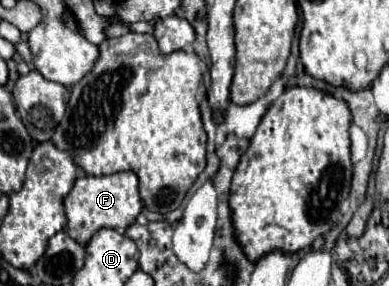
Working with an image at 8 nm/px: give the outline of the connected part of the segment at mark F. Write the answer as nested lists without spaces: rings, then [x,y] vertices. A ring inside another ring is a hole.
[[[117,172],[111,176],[83,176],[75,180],[73,190],[65,196],[65,214],[67,214],[67,234],[85,246],[91,236],[101,228],[129,228],[143,204],[137,190],[135,172]]]

